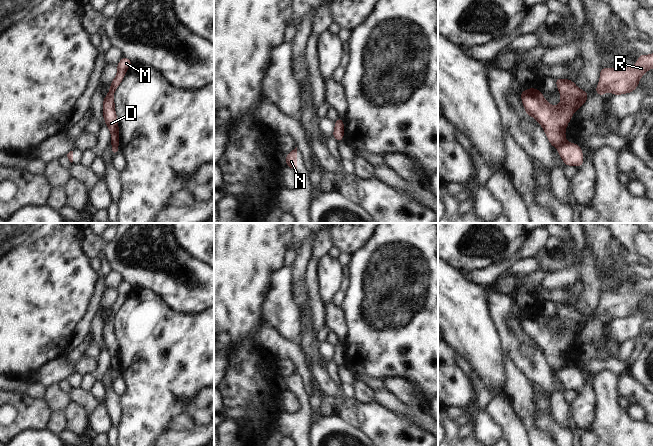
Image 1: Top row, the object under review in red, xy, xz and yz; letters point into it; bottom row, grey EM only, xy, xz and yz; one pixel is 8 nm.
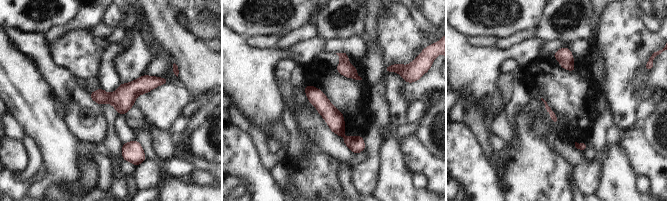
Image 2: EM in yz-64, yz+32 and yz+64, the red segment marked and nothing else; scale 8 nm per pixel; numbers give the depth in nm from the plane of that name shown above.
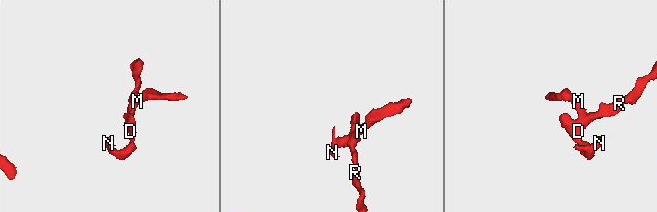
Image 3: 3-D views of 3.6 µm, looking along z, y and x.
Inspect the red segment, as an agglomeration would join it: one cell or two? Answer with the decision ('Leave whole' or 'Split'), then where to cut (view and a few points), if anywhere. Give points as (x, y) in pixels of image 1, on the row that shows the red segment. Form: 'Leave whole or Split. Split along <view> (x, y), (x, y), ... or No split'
Split. Split along yz (565, 141), (558, 148)

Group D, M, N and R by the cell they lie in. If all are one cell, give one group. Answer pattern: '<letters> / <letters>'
D M R / N

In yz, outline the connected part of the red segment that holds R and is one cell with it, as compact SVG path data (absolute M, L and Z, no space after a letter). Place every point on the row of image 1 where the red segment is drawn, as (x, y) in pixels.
M640 54L634 67L624 67L622 69L601 68L600 80L596 87L595 93L601 97L606 91L614 95L631 93L639 84L640 78L650 69L653 68L653 54Z

